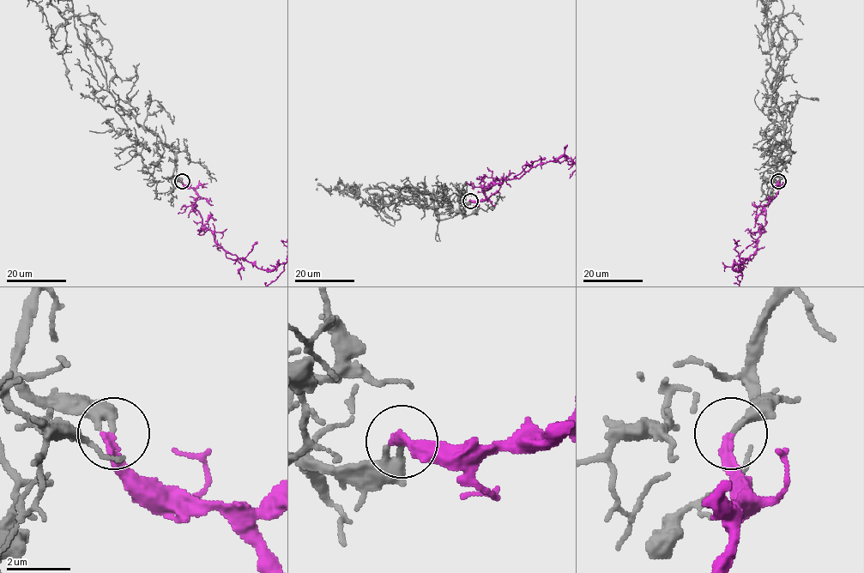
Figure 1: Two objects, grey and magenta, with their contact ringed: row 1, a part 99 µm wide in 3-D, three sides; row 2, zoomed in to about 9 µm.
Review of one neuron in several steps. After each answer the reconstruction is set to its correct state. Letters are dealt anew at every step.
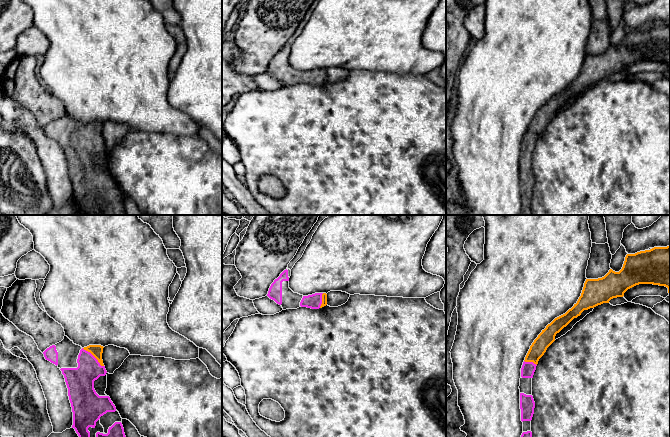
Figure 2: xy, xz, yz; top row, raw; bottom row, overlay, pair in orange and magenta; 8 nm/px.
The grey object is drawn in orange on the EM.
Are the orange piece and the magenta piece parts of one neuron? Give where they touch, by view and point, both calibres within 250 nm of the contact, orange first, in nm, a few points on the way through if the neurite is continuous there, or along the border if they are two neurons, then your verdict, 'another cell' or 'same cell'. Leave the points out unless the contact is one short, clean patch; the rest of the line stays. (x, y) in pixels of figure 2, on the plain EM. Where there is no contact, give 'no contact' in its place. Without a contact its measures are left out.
meets orange in xy at (93, 131); 100 nm thick on the orange side, 220 nm on the other; runs through xy (96, 126), (93, 131), (90, 144), (80, 157); same cell

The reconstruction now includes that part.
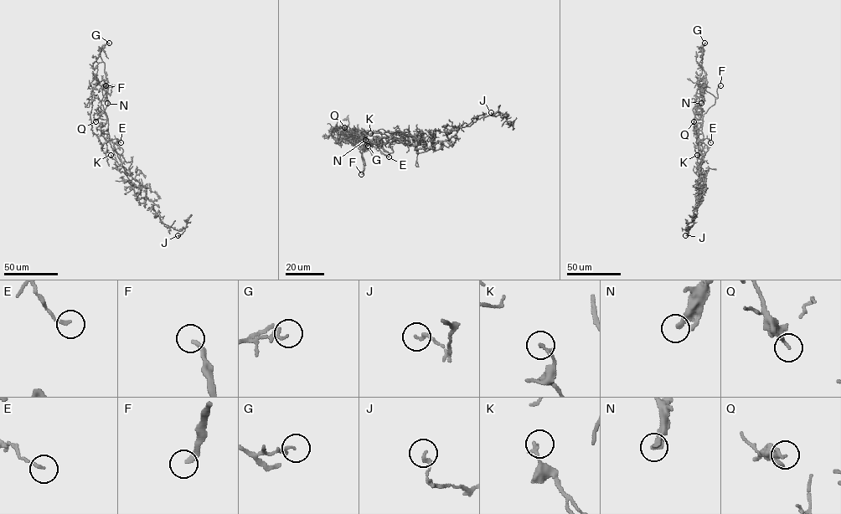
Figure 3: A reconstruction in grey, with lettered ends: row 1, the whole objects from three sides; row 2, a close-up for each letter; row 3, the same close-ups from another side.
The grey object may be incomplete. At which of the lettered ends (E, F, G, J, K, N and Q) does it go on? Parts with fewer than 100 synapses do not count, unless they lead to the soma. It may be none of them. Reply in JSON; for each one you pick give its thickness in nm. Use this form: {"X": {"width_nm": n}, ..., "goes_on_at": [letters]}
{"F": {"width_nm": 240}, "goes_on_at": ["F"]}

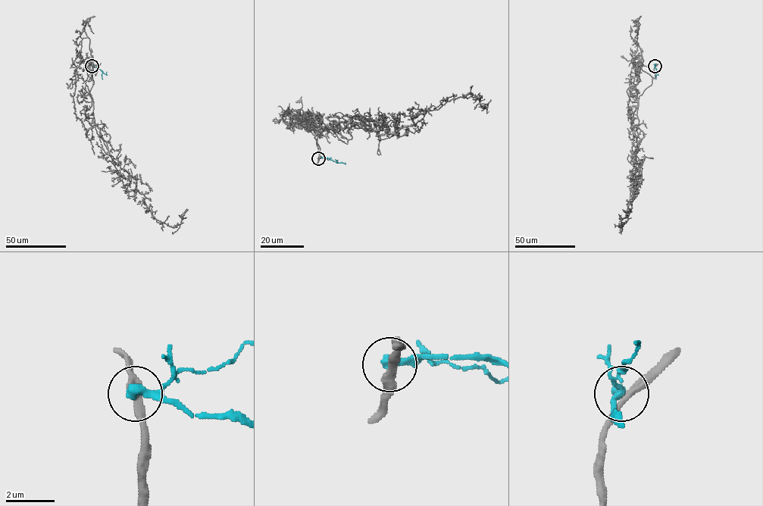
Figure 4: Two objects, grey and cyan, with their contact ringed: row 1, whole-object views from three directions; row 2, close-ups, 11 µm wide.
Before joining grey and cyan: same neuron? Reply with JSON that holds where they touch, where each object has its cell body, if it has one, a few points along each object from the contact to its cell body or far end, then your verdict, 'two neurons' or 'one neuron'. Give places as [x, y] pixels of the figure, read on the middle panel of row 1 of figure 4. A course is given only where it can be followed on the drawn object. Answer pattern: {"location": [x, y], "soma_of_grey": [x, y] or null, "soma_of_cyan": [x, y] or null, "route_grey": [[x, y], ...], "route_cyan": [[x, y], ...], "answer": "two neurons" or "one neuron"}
{"location": [318, 158], "soma_of_grey": null, "soma_of_cyan": null, "route_grey": [[318, 158], [321, 126], [397, 135], [411, 116], [451, 99], [470, 92], [483, 107], [490, 99]], "route_cyan": [[318, 158], [327, 157], [337, 162], [336, 160], [338, 160]], "answer": "two neurons"}

